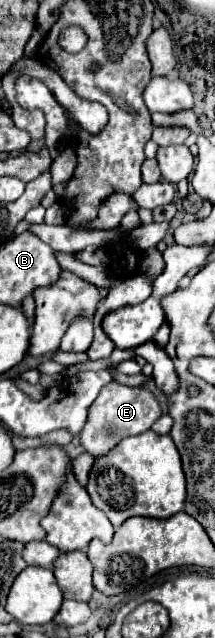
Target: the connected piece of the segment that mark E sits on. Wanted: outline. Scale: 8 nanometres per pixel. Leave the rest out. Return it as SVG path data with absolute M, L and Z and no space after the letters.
M110 383L102 387L98 399L94 405L90 405L90 417L86 421L86 429L82 429L82 447L98 457L102 453L108 453L118 441L130 435L140 435L142 431L148 431L150 425L162 415L162 409L156 401L156 397L144 389L144 387L126 387L120 383Z

